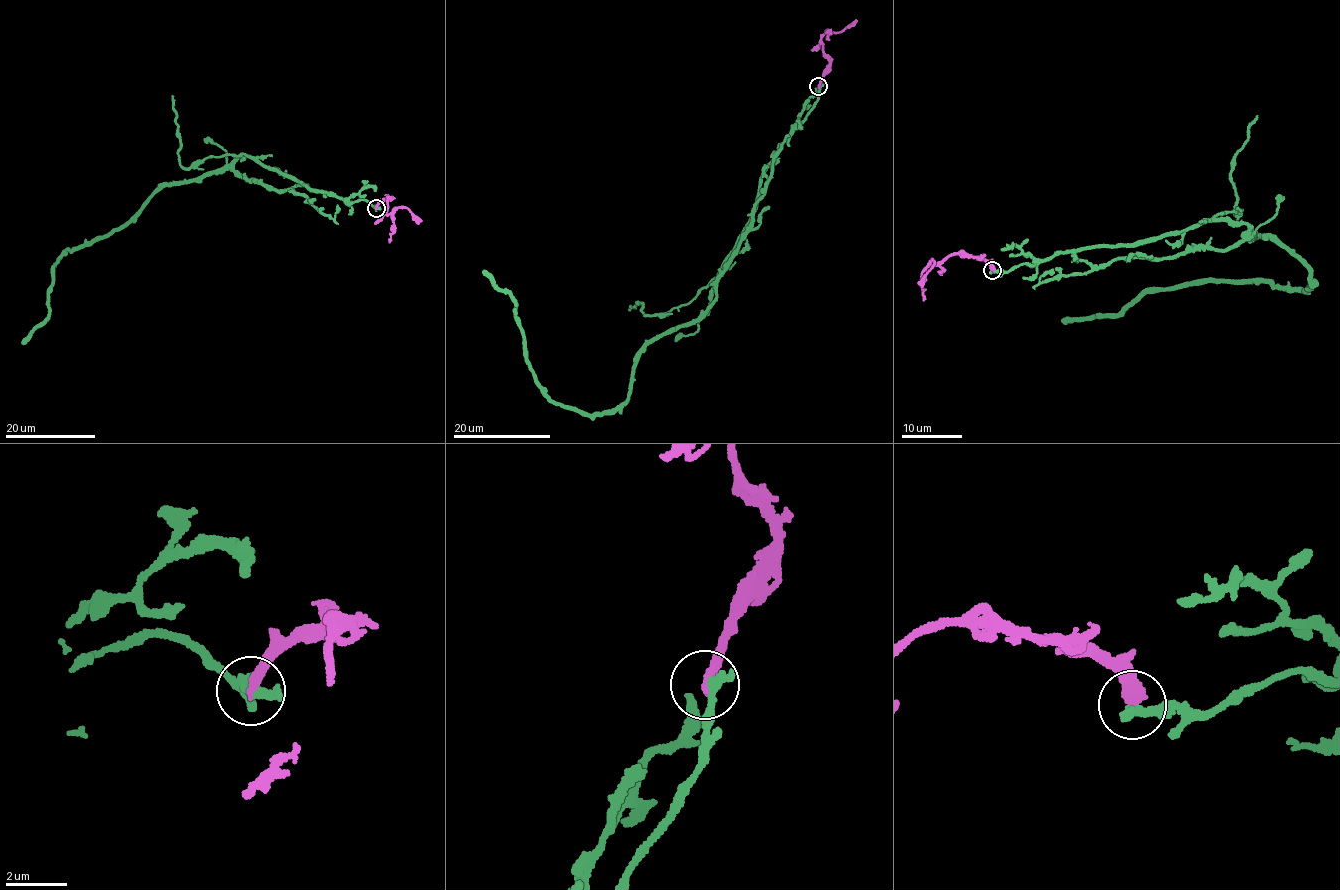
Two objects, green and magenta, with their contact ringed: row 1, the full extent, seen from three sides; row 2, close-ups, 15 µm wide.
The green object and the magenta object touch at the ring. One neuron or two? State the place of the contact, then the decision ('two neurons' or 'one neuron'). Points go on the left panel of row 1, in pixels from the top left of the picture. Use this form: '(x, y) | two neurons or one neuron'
(376, 208) | two neurons

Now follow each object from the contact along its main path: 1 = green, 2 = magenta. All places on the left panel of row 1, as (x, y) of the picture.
1: (376, 208), (310, 189), (240, 156), (160, 188), (126, 222), (62, 255), (50, 311), (23, 343)
2: (376, 208), (377, 204), (391, 198), (386, 214), (398, 207), (406, 207), (419, 224)

